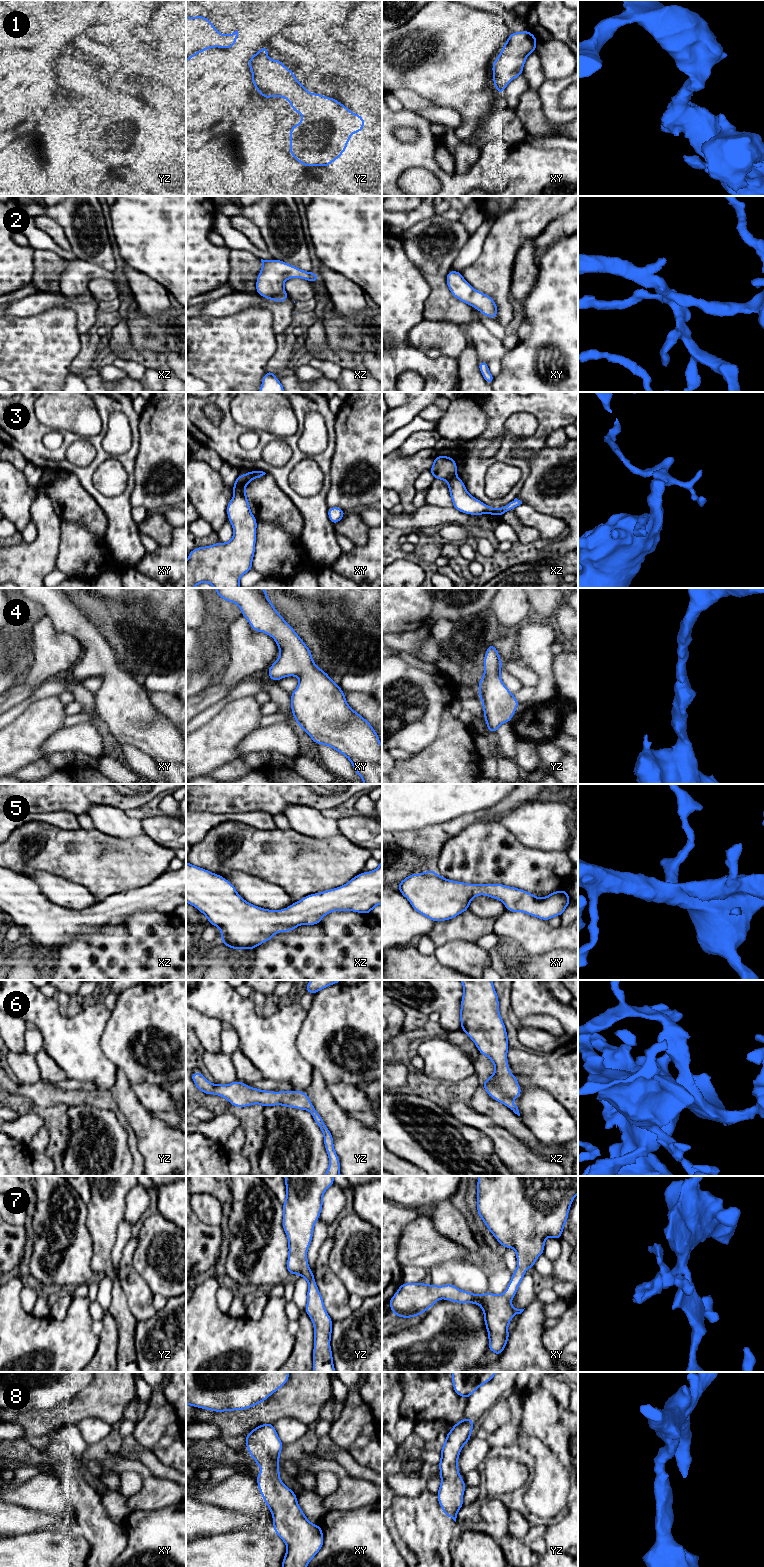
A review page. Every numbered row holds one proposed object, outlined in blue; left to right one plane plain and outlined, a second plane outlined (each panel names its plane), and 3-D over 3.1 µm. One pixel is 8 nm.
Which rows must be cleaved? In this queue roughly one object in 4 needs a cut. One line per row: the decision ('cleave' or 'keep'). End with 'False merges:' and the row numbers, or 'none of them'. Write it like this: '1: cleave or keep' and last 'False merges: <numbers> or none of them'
1: keep
2: keep
3: cleave
4: keep
5: keep
6: keep
7: keep
8: keep
False merges: 3

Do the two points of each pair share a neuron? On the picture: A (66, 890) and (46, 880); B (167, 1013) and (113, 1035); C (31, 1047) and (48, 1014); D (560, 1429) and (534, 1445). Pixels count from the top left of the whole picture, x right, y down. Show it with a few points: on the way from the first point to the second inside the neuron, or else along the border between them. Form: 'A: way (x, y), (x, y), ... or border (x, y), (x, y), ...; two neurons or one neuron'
A: way (61, 890), (57, 890), (51, 885); one neuron
B: way (154, 1022), (136, 1028), (126, 1035); one neuron
C: border (36, 1028), (41, 1035), (43, 1049); two neurons
D: border (536, 1436), (553, 1452); two neurons

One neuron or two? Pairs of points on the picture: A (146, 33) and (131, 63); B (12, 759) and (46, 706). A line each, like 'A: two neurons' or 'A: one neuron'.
A: two neurons
B: one neuron

